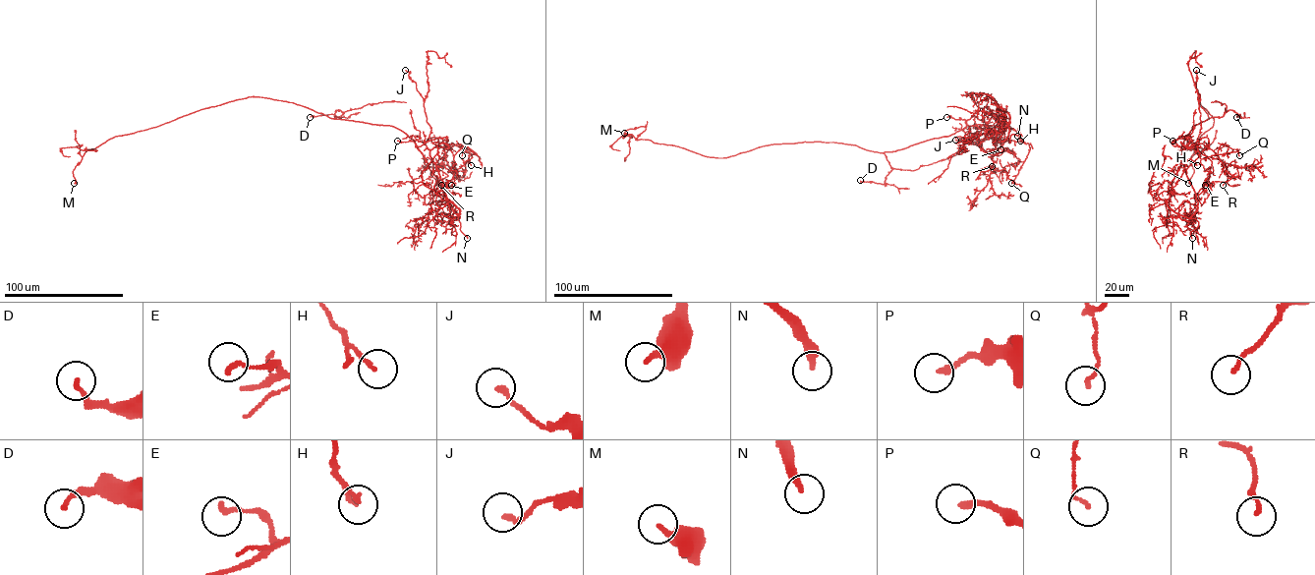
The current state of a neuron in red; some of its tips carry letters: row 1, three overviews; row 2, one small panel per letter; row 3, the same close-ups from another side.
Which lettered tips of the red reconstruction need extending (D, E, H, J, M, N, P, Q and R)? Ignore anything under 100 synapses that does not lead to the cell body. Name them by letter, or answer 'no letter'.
N

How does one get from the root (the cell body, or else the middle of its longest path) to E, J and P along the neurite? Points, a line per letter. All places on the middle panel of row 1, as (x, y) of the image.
E: (914, 144), (967, 125), (1003, 142), (1009, 132), (1006, 122), (974, 139), (986, 152), (994, 155), (1000, 149)
J: (914, 144), (955, 134), (972, 117), (997, 134), (984, 138), (981, 144), (955, 140)
P: (914, 144), (947, 137), (966, 126), (964, 119), (946, 117)

